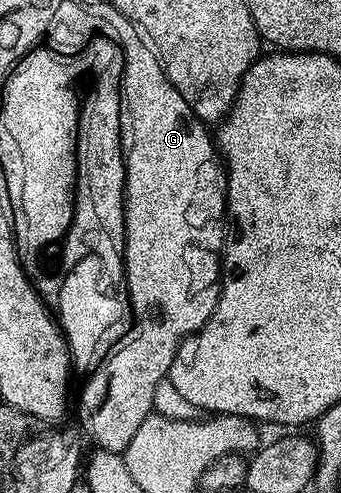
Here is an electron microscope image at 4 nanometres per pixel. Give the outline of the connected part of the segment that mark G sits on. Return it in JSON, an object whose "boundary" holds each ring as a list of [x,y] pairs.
{"boundary":[[[146,41],[126,42],[122,43],[123,47],[123,76],[119,84],[119,117],[117,119],[117,129],[119,131],[119,144],[123,156],[123,257],[125,259],[125,277],[127,279],[127,288],[129,291],[129,301],[136,311],[139,310],[143,314],[159,314],[156,318],[143,318],[139,323],[136,321],[130,327],[129,336],[122,339],[116,339],[117,345],[123,348],[123,356],[117,356],[113,362],[106,357],[91,375],[83,382],[83,387],[79,390],[79,414],[87,421],[85,423],[86,433],[96,443],[98,449],[108,450],[111,453],[122,455],[123,451],[129,448],[129,440],[133,440],[137,428],[141,428],[143,421],[152,414],[157,413],[171,420],[189,420],[196,421],[201,412],[195,405],[189,403],[185,396],[181,396],[181,392],[177,392],[171,380],[168,378],[171,372],[171,365],[175,359],[177,348],[183,340],[190,334],[196,334],[204,324],[209,320],[209,316],[213,316],[213,312],[217,308],[217,300],[219,299],[219,286],[217,283],[221,278],[221,255],[225,245],[225,230],[219,225],[224,225],[225,211],[227,209],[227,175],[225,173],[224,163],[221,161],[220,155],[217,153],[216,143],[207,135],[208,127],[196,114],[189,108],[189,104],[185,104],[185,96],[181,96],[181,92],[177,88],[173,88],[173,84],[167,79],[167,74],[163,71],[163,63],[159,61],[158,54]]]}

